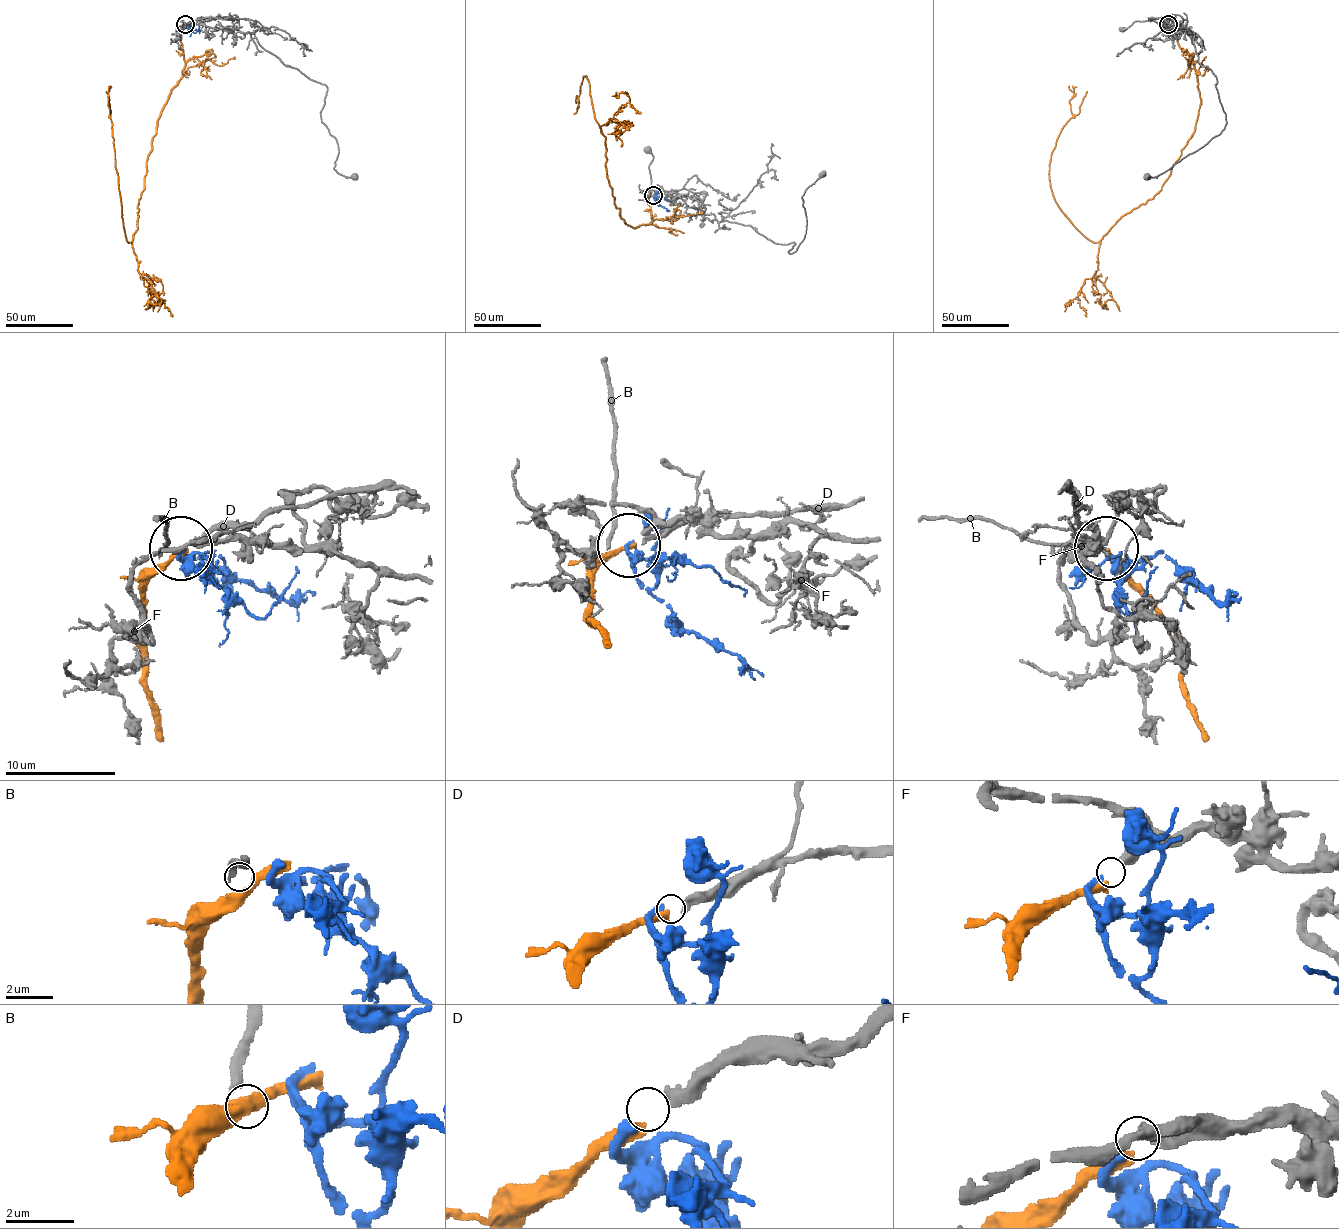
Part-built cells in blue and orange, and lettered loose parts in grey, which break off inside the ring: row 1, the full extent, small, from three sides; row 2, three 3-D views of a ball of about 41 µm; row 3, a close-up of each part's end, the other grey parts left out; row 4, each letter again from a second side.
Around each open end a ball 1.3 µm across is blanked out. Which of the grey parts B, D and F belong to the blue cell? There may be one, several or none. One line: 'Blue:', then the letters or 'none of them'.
Blue: F

